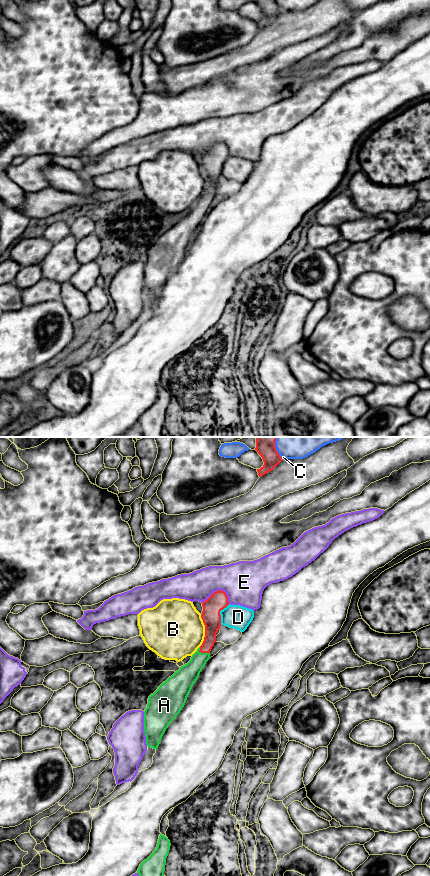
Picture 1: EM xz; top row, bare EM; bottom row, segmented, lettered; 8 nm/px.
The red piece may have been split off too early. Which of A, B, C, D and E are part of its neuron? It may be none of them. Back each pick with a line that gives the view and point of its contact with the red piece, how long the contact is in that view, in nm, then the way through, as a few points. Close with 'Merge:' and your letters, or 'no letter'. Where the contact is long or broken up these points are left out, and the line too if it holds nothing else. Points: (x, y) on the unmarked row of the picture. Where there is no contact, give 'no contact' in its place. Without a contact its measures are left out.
A: xz (203, 204) | 100 nm | across xz (212, 175), (210, 190), (203, 204), (186, 228)
Merge: A

